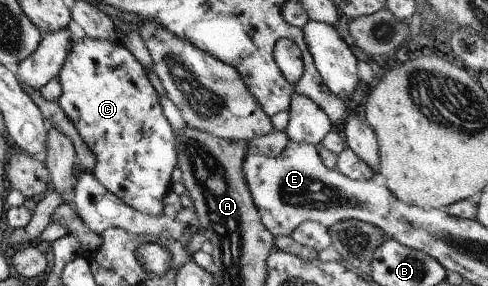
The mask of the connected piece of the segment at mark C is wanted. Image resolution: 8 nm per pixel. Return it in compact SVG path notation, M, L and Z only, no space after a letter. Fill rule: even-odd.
M71 34L70 51L59 69L58 83L61 92L56 103L96 159L91 174L124 205L152 217L162 216L162 198L169 192L178 145L174 130L162 113L159 97L140 63L121 45Z

